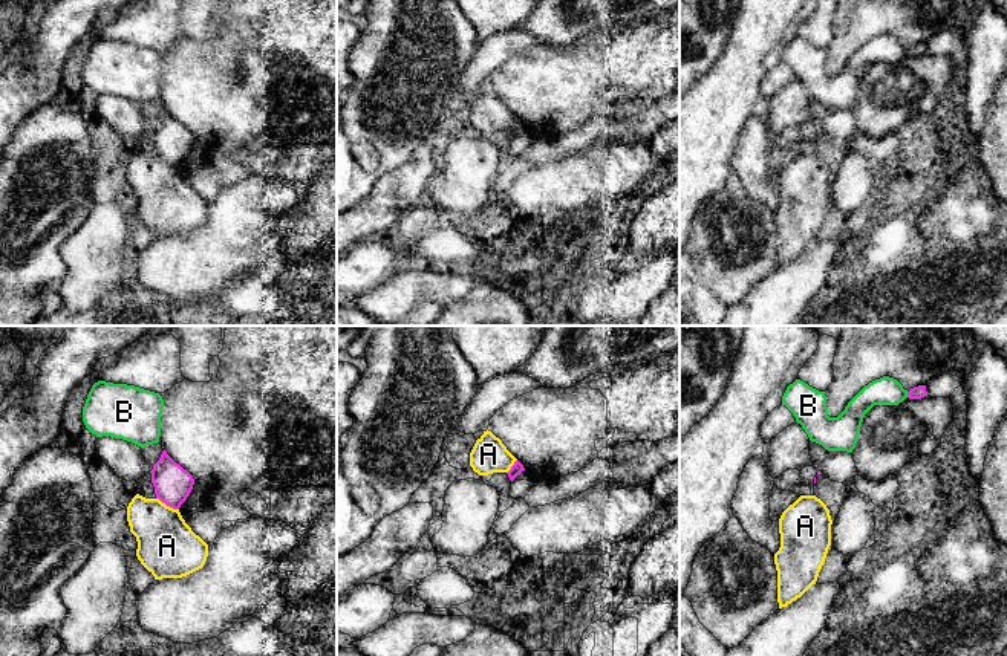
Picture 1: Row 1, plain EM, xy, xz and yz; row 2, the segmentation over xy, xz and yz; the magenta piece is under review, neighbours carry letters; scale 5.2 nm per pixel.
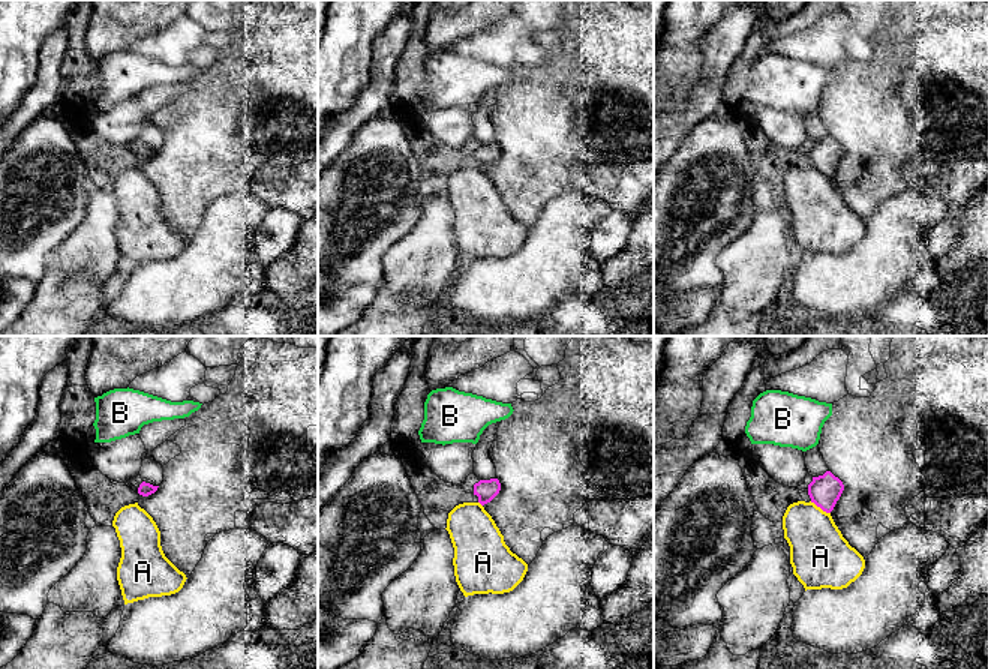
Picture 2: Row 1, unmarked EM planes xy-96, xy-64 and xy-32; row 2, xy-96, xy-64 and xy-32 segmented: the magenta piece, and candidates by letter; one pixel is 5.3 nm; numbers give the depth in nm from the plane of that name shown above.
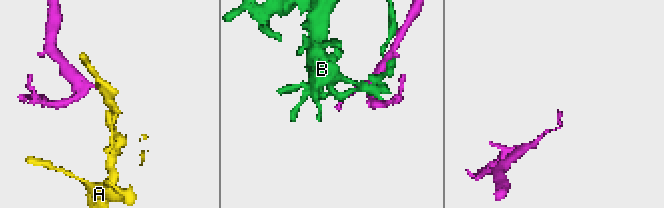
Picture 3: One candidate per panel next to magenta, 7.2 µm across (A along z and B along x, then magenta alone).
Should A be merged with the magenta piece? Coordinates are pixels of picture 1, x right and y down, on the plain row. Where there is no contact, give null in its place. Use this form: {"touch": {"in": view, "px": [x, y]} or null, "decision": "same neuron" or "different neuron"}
{"touch": {"in": "xy", "px": [167, 162]}, "decision": "different neuron"}

